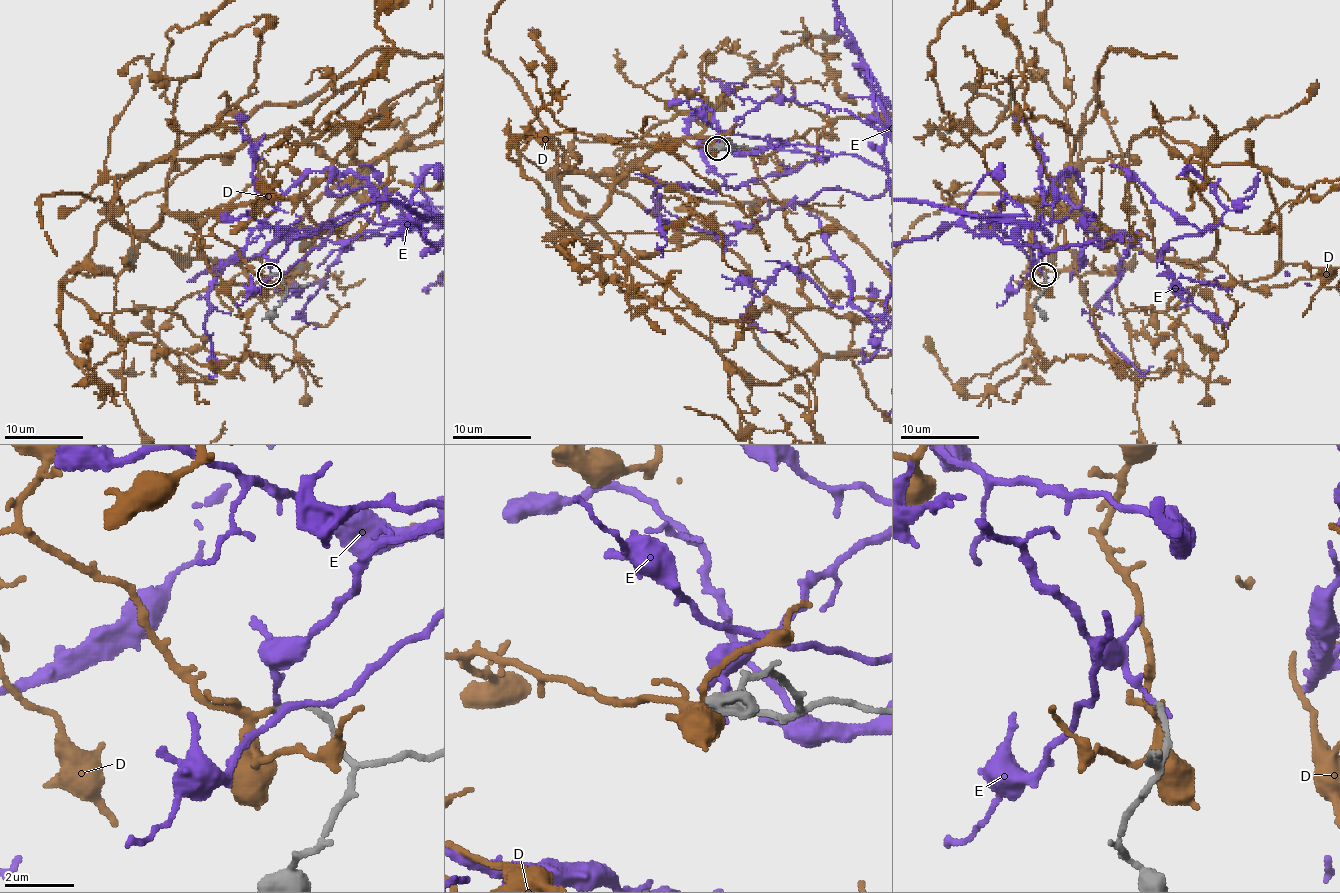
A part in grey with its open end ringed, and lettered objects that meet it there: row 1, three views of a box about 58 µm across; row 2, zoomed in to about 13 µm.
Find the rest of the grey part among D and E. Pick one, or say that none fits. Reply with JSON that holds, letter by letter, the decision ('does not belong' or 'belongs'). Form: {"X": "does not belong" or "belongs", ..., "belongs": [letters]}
{"D": "belongs", "E": "does not belong", "belongs": ["D"]}

